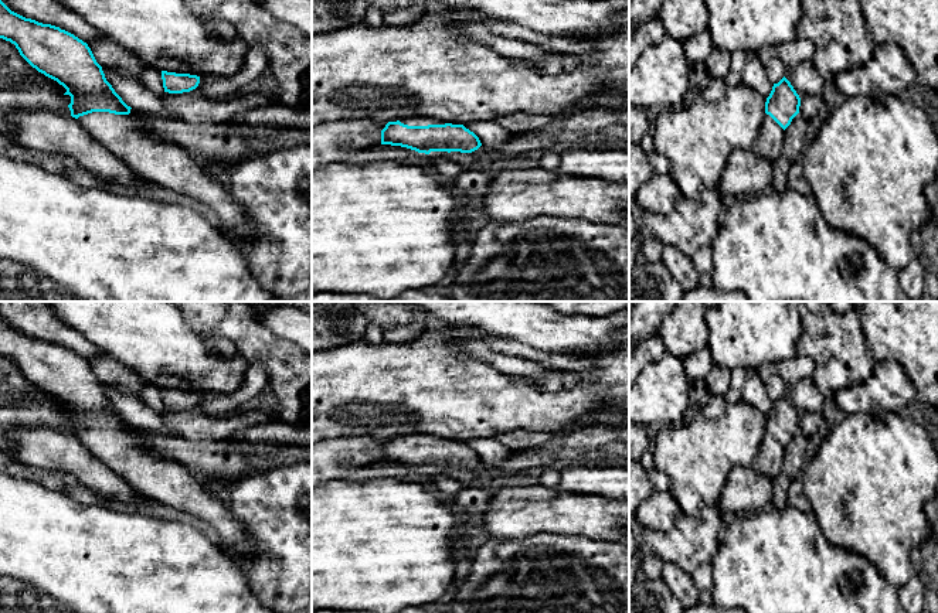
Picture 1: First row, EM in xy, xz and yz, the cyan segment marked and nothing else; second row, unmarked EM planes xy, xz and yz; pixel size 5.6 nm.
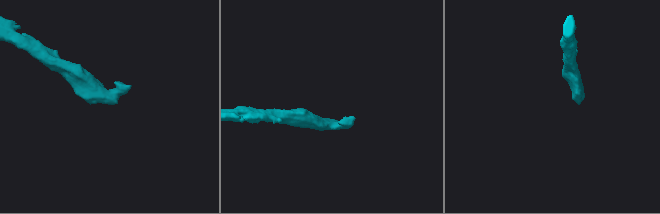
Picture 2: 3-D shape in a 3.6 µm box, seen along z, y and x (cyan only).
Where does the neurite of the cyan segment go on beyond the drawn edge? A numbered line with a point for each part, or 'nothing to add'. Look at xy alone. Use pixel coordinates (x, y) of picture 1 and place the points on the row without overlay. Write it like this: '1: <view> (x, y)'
1: xy (159, 479)

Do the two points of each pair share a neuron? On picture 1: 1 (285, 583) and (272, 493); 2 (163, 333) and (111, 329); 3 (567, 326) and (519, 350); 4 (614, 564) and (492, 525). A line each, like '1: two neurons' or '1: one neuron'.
1: one neuron
2: one neuron
3: two neurons
4: two neurons

